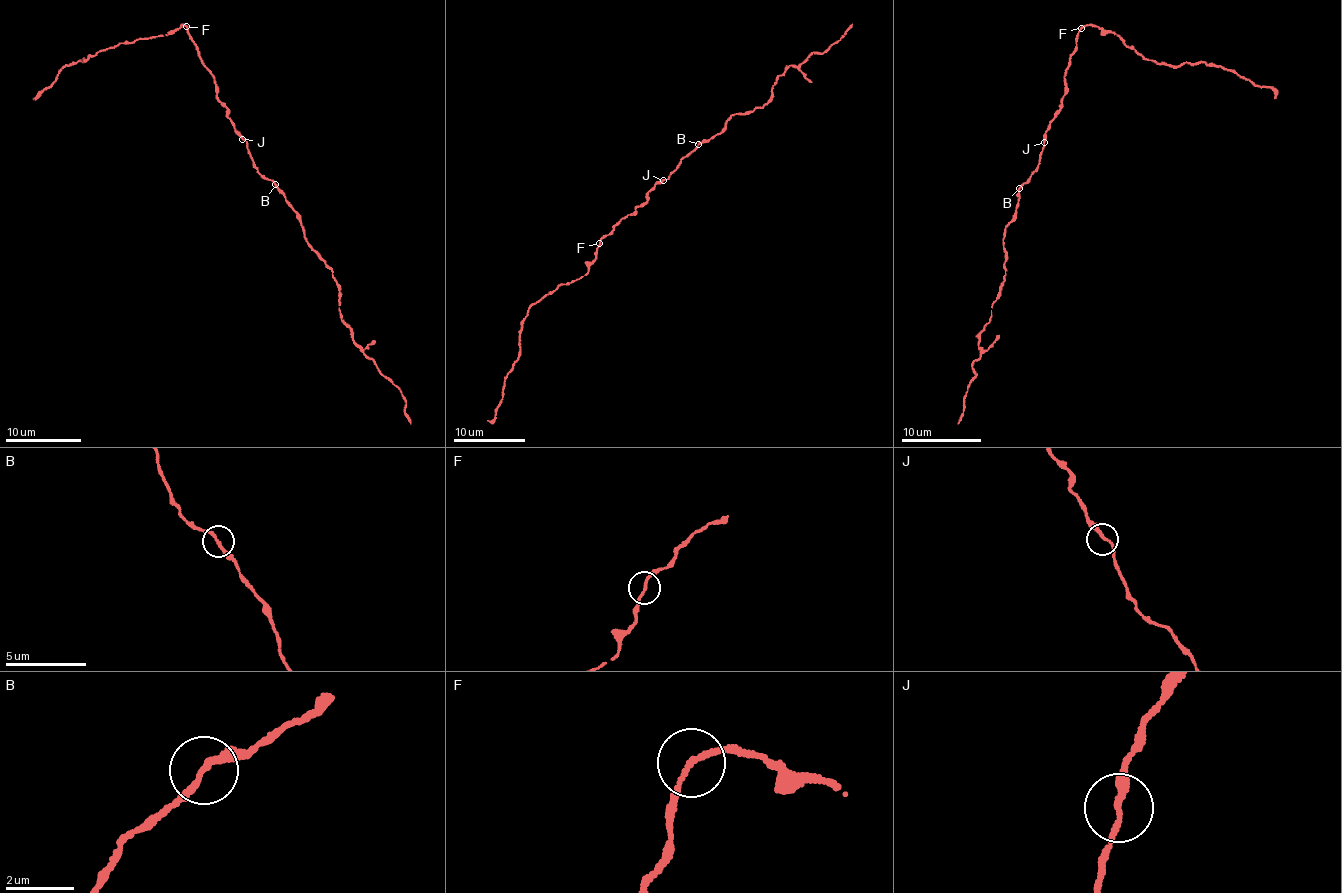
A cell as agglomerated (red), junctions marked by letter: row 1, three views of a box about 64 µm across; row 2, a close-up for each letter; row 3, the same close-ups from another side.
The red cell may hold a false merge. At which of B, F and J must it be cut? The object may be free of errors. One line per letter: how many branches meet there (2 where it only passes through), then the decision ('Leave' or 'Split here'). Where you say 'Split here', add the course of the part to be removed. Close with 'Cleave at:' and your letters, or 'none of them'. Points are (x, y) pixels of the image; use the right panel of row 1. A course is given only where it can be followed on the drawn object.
B: Branches: 2. Leave
F: Branches: 2. Leave
J: Branches: 2. Leave
Cleave at: none of them

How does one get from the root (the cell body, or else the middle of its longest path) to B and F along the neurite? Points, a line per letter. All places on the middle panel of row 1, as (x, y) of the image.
B: (655, 185), (667, 179), (676, 165), (699, 144)
F: (655, 185), (647, 193), (646, 203), (633, 215), (624, 217), (601, 239), (600, 243)

